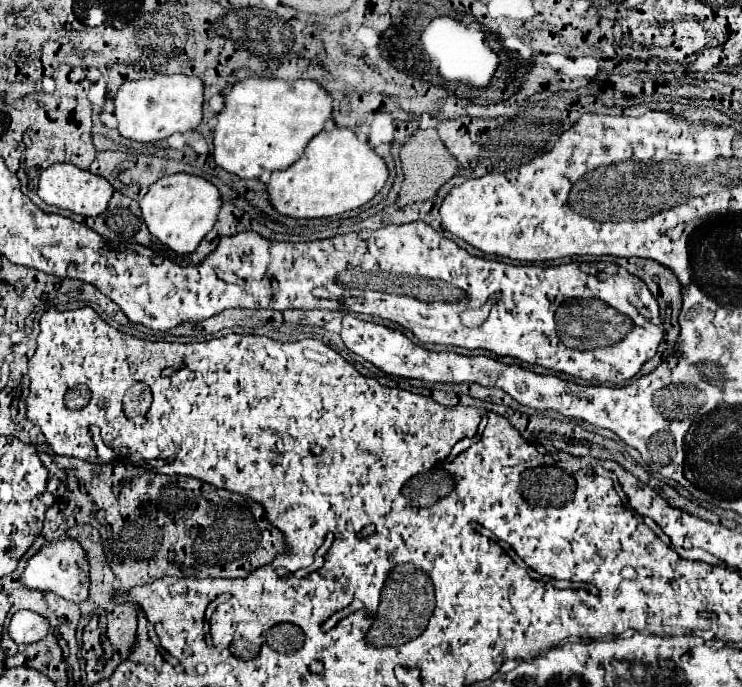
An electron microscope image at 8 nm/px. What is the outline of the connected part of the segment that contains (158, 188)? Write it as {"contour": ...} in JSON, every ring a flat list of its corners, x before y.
{"contour":[[184,172,160,178,140,200,142,218,150,234,156,236,164,246,168,246,176,254,192,254,198,248,200,240,212,230,220,206,220,192,212,182]]}

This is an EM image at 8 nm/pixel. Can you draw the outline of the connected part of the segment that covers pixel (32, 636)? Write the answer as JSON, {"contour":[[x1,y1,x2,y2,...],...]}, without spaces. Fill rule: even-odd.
{"contour":[[18,610,10,624,8,634,16,644,32,644,46,636,48,632,48,620,32,610]]}

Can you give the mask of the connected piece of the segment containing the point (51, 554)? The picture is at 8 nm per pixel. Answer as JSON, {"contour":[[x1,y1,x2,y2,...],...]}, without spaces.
{"contour":[[62,538,52,544,46,544,26,566,22,574,22,582,26,586,36,586,40,590,52,590,54,594,70,600,70,602,84,602,90,590,90,576,88,576,88,562,84,558,82,546,72,538]]}

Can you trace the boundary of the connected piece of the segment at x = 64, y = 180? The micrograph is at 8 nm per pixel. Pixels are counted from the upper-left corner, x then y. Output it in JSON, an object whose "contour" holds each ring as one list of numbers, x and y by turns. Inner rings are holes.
{"contour":[[54,164,46,168,46,172,40,174,40,182,38,182,38,196,46,204,58,206,62,210,70,210,80,216,100,216,106,210,112,194,114,188,110,188,110,182,102,180,100,176,94,176,88,170,74,168,72,164]]}

